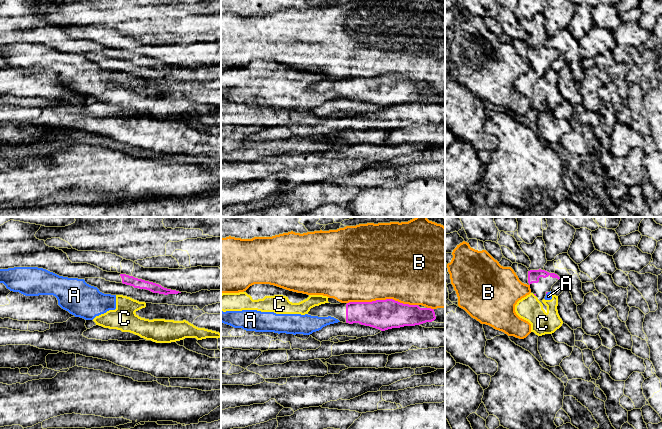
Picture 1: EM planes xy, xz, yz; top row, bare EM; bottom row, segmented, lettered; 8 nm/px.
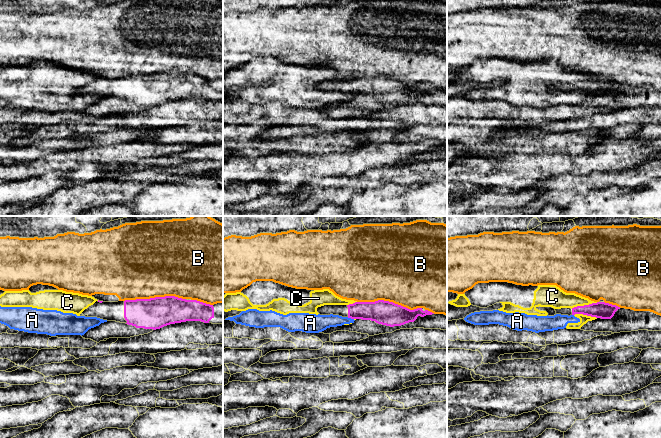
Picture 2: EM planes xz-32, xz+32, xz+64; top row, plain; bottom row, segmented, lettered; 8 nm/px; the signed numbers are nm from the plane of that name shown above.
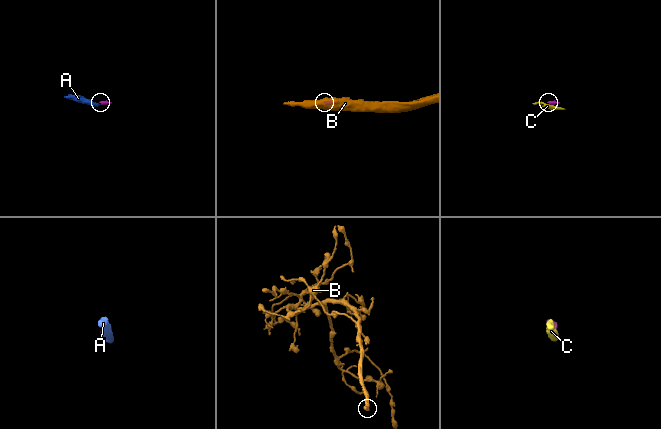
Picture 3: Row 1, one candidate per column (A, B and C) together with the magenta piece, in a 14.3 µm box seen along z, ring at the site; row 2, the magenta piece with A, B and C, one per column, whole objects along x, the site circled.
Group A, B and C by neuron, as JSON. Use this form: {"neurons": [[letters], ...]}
{"neurons": [["A", "C"], ["B"]]}

